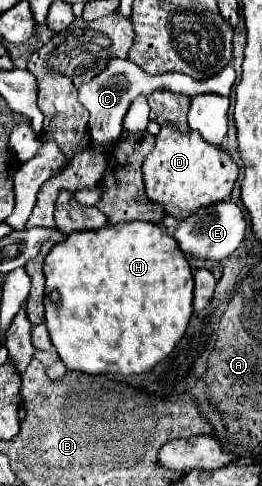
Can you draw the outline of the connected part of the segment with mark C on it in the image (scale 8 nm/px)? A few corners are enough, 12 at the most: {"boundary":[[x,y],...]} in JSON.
{"boundary":[[114,58],[80,86],[92,144],[112,150],[132,100],[154,90],[230,96],[230,64],[210,80],[150,76]]}

